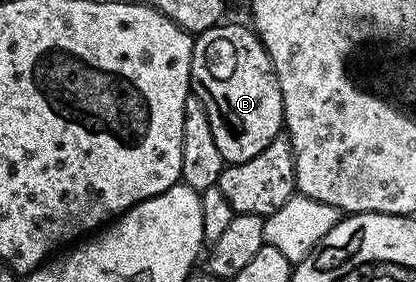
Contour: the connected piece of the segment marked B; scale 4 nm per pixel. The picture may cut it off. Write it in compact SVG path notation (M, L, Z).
M220 22L194 37L191 90L205 106L217 150L227 164L257 158L284 131L283 99L267 49L250 27Z

